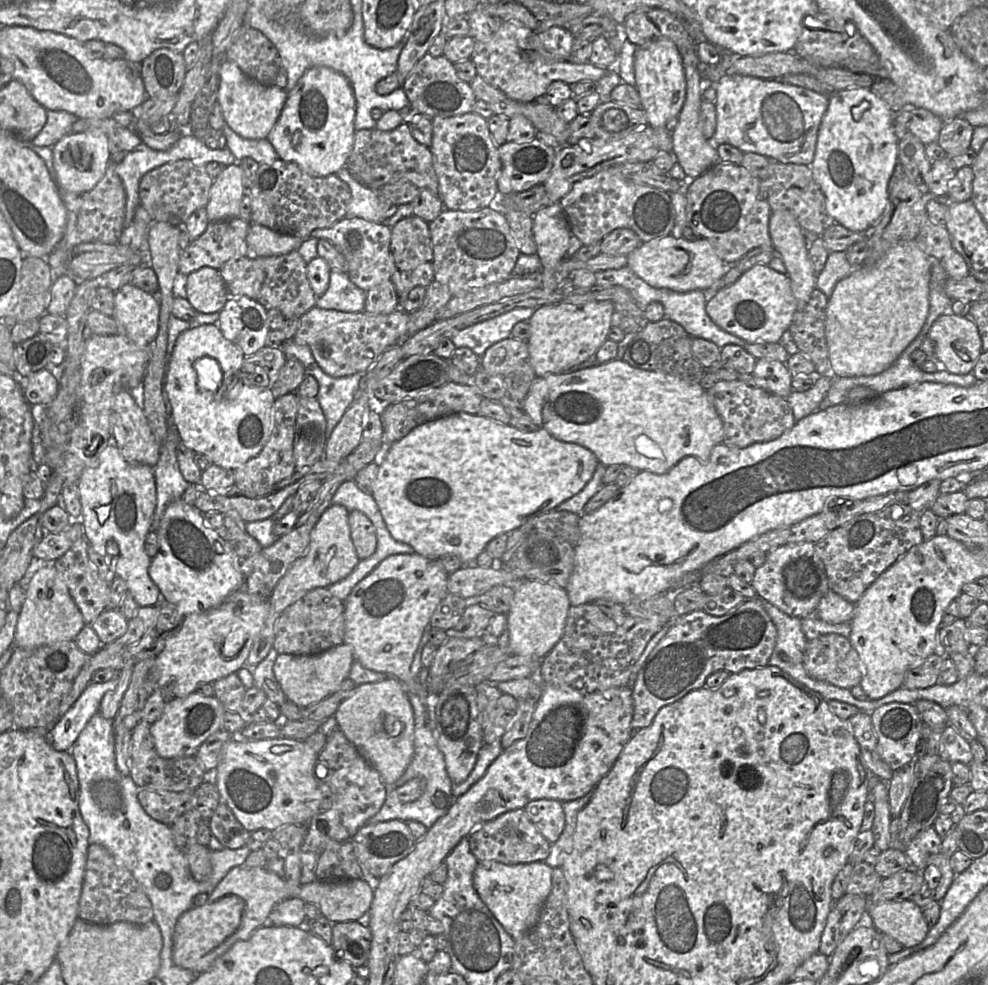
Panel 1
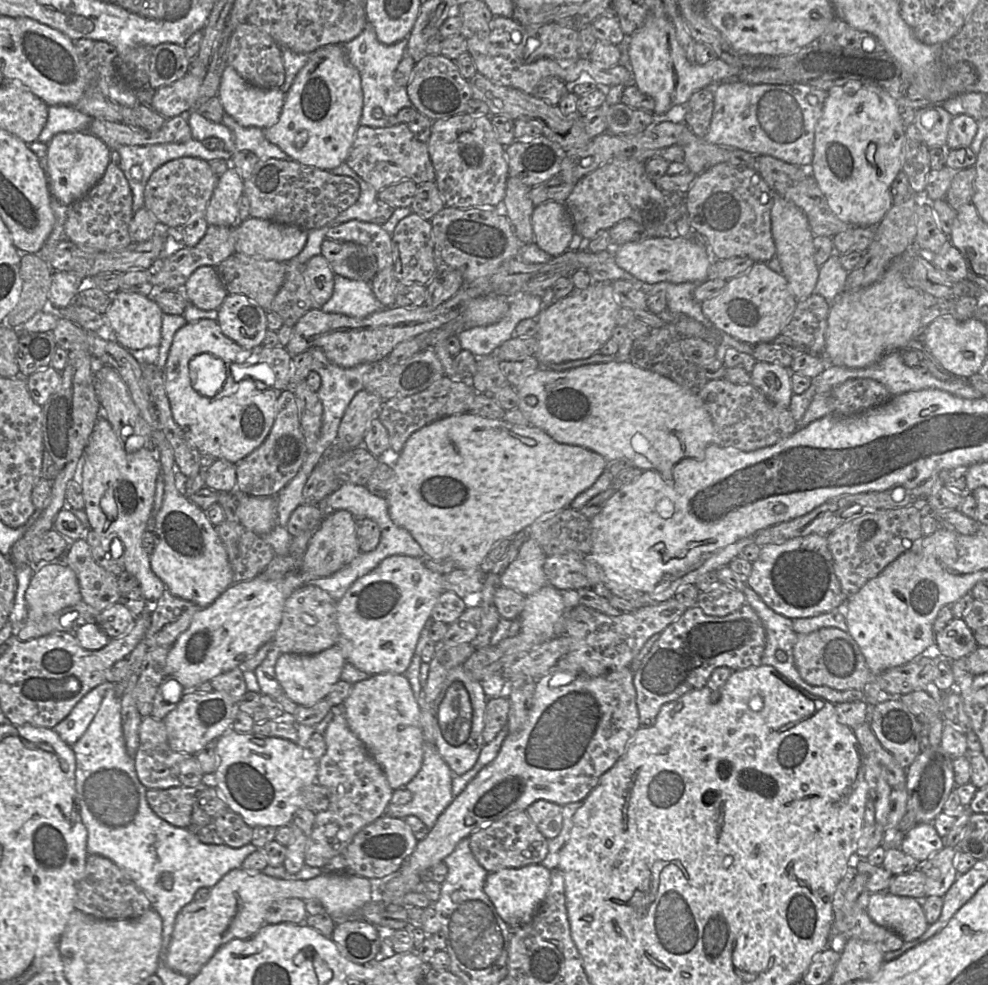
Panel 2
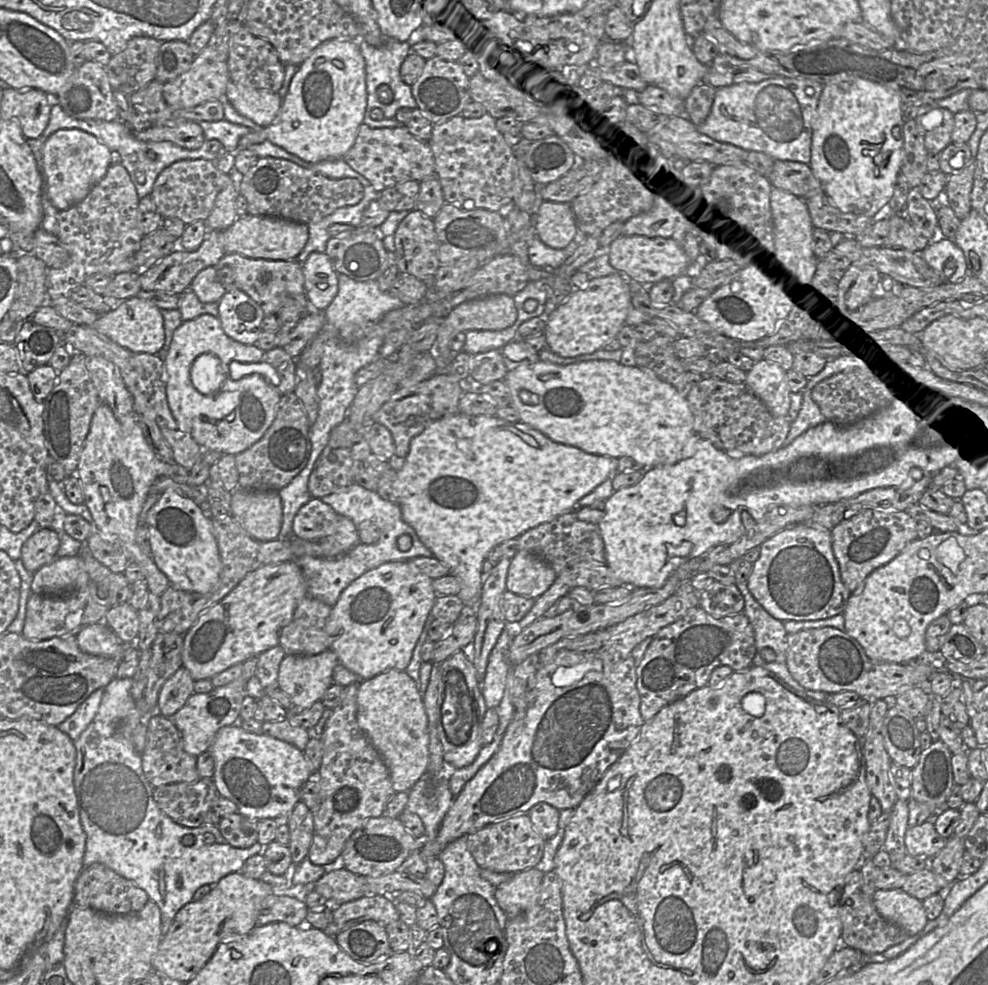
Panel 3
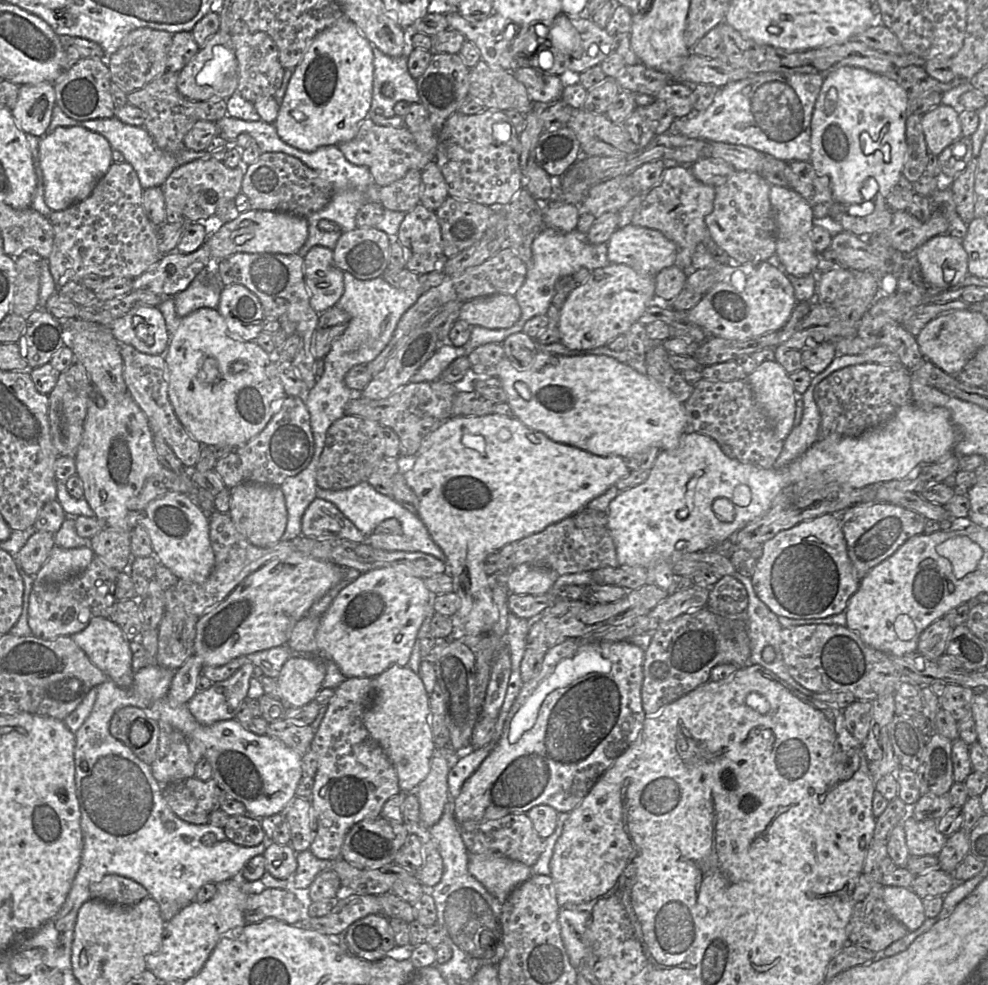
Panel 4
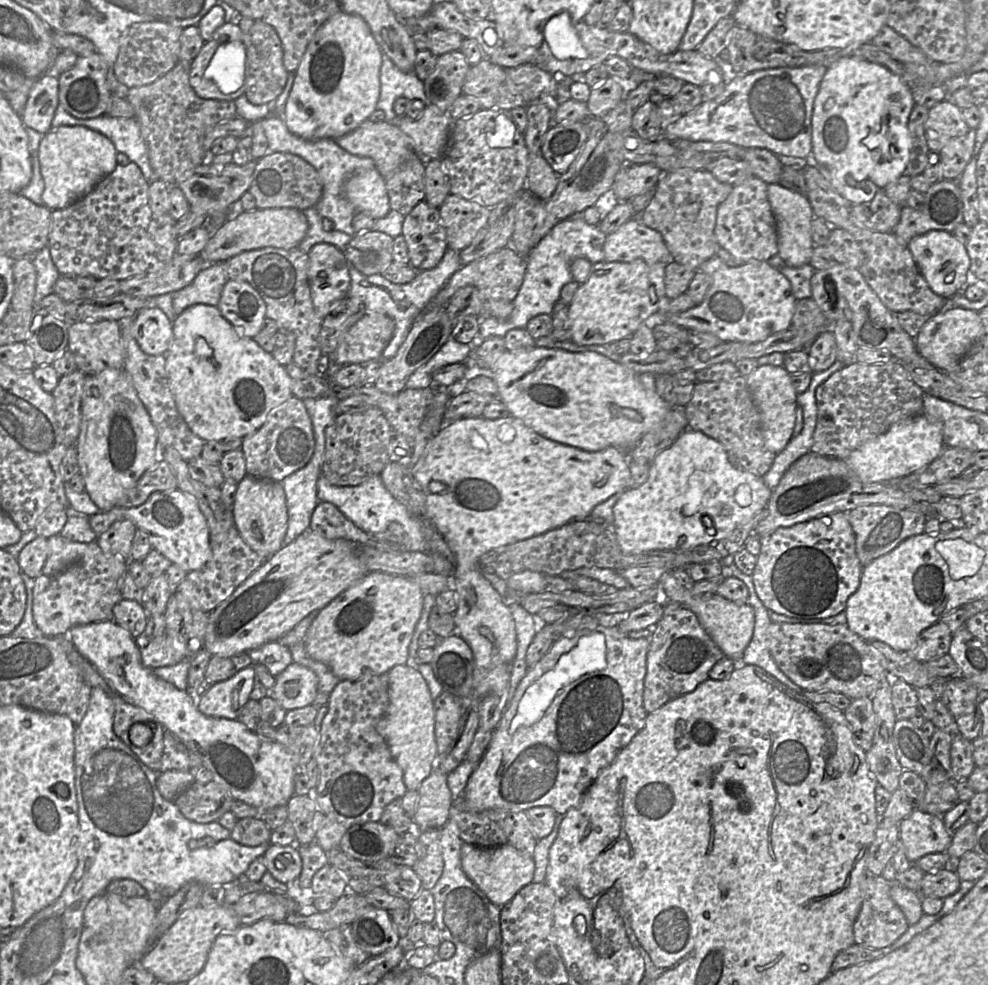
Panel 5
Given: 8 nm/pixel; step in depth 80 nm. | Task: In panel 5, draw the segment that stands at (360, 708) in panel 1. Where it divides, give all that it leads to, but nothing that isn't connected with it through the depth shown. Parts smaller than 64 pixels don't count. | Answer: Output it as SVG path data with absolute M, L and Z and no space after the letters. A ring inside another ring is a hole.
M396 665L388 672L389 703L376 730L403 772L407 790L417 790L437 766L435 709L428 684L419 670L410 665Z

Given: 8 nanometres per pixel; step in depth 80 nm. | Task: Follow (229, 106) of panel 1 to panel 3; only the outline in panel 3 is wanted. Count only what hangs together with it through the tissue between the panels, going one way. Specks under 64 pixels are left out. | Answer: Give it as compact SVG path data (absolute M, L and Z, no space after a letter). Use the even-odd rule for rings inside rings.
M229 81L227 99L235 110L261 127L268 127L278 117L282 99L278 93L268 92Z

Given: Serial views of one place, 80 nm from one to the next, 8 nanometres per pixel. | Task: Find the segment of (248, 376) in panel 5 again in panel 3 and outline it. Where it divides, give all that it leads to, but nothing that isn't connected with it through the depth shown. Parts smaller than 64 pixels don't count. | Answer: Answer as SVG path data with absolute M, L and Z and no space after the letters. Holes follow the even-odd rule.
M207 313L183 321L174 331L165 358L167 399L180 429L189 433L202 449L237 455L259 441L273 423L281 396L284 395L277 386L258 373L240 379L229 377L232 361L267 363L261 361L264 352L256 344L243 344L229 337L224 332L220 319ZM204 353L215 354L227 375L220 389L209 395L200 393L191 380L192 364Z

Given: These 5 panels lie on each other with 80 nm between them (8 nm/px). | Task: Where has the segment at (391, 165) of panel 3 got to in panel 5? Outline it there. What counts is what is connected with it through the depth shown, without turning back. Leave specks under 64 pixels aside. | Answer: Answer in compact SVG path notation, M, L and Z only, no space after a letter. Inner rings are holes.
M370 119L362 122L353 131L334 139L336 143L347 152L361 157L371 158L375 168L385 178L391 177L392 172L404 161L416 153L411 146L409 137L397 126L384 122L373 122Z

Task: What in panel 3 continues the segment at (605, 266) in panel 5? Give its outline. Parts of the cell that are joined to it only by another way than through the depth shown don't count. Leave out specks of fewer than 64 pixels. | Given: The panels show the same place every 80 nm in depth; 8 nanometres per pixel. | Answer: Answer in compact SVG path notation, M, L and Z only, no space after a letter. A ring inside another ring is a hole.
M619 273L605 277L592 278L584 289L575 289L566 301L548 316L544 335L547 348L564 357L576 357L591 354L603 347L625 325L625 319L631 306L629 284L626 276Z

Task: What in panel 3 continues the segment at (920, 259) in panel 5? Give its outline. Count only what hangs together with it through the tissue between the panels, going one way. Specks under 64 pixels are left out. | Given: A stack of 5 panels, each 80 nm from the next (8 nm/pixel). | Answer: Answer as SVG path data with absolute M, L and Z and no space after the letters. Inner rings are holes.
M950 239L930 243L922 251L922 258L940 275L943 283L956 283L966 276L964 253Z

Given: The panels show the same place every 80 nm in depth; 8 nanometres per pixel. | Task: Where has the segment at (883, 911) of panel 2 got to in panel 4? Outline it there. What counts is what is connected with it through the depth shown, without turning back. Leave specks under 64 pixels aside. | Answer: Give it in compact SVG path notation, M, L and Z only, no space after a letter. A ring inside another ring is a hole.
M885 886L883 900L889 912L908 932L917 930L926 920L923 899L909 888Z

